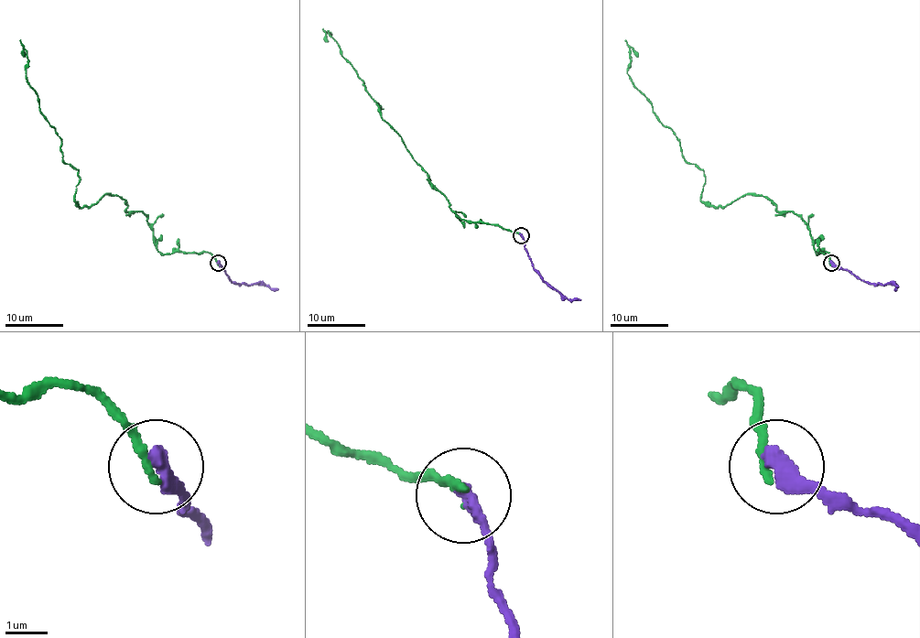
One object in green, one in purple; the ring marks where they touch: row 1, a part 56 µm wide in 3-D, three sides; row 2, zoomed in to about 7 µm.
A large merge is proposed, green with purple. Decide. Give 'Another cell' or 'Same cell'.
Same cell

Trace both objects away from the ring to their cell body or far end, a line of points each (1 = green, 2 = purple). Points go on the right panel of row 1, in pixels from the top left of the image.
1: (831, 263), (799, 216), (763, 196), (701, 200), (704, 172), (626, 73), (625, 39)
2: (831, 263), (861, 280), (895, 286), (897, 289)

